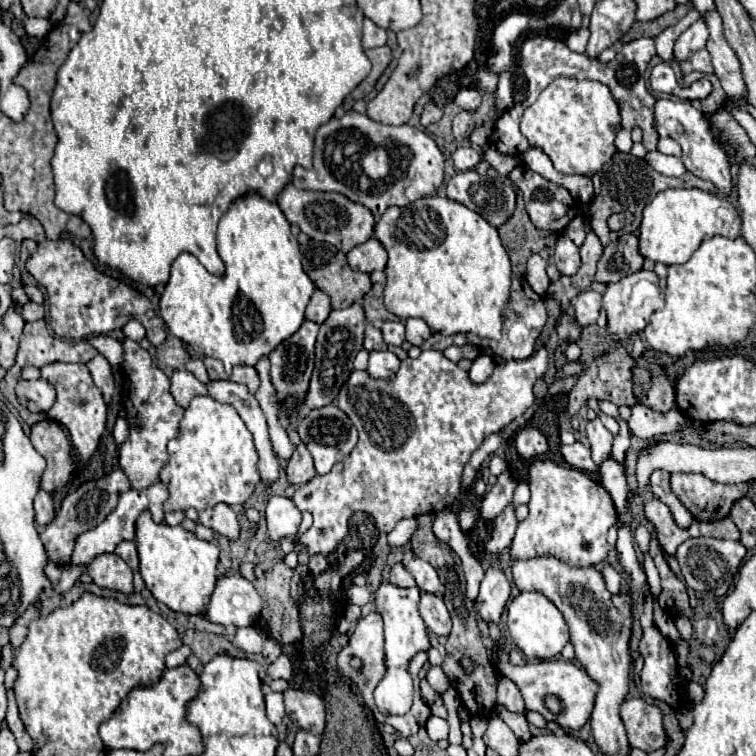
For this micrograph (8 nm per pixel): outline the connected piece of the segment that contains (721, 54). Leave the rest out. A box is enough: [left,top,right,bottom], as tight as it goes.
[704,10,746,98]

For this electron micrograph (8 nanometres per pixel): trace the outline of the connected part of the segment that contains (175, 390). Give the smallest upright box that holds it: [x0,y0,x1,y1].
[170,370,208,408]

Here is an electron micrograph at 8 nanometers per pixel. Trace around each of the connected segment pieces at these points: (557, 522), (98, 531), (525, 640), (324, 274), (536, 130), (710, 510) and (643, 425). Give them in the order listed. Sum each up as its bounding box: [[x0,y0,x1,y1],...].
[[510,460,618,566],[70,482,168,566],[508,592,568,660],[302,240,372,308],[520,78,620,178],[672,474,748,522],[628,406,686,440]]

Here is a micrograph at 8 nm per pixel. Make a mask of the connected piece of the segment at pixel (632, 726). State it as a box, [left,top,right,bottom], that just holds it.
[620,698,666,754]

